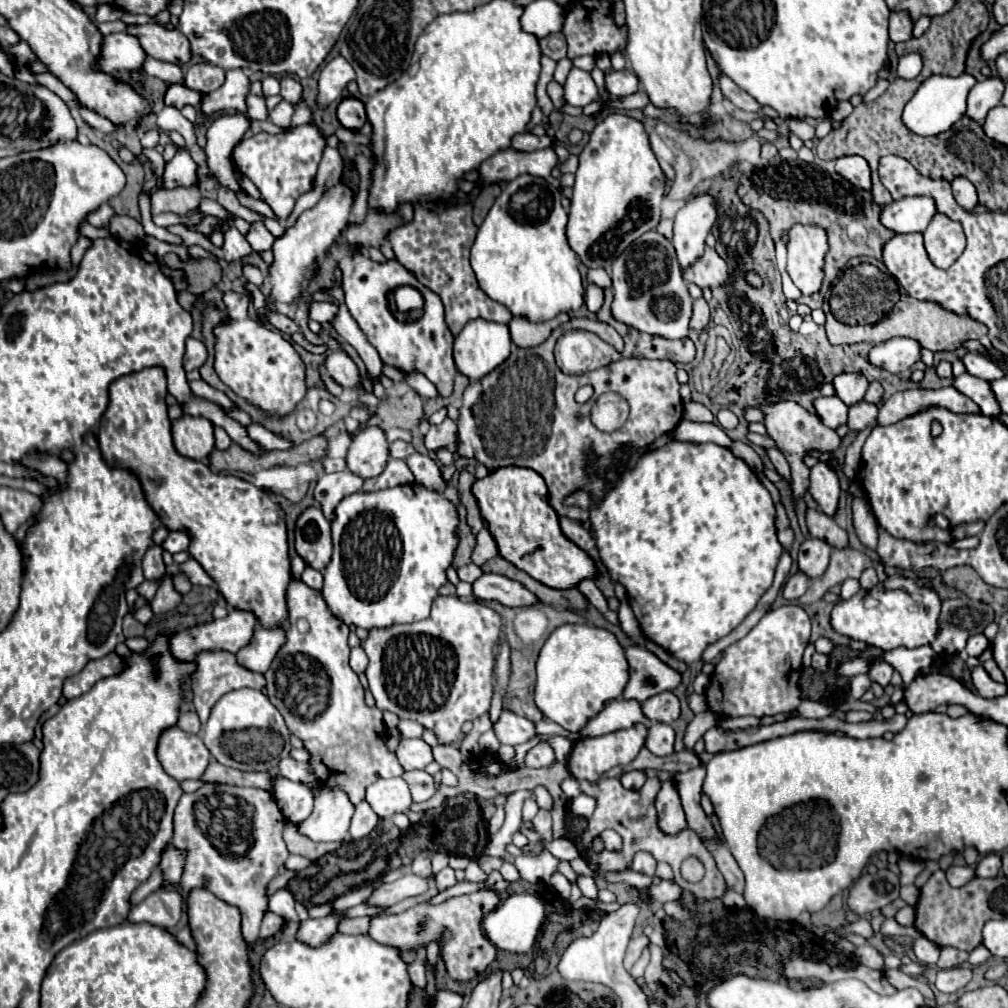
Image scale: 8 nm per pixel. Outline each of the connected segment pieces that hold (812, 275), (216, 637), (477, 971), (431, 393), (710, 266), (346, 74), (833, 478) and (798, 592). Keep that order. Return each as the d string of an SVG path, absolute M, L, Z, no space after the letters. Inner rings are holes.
M796 224L788 232L788 274L802 294L820 290L824 254L828 250L824 230L818 226Z
M230 608L228 616L222 620L214 620L210 624L202 624L202 626L194 626L188 630L182 630L178 634L174 634L170 638L170 646L172 646L172 654L174 658L180 660L194 660L202 650L228 650L228 652L238 652L240 648L248 646L254 634L254 628L258 624L258 618L248 612L248 610L238 610L238 608Z
M478 890L474 894L446 900L440 906L432 906L432 904L422 902L422 904L416 904L416 906L400 912L400 914L374 916L370 920L368 934L376 942L398 946L404 952L418 948L420 944L428 944L430 940L438 940L450 978L460 980L460 982L470 982L470 980L478 980L486 972L486 968L496 960L498 950L492 942L488 942L480 924L482 924L484 914L488 910L494 910L498 904L500 904L500 898L494 890ZM444 930L450 932L450 938L446 944L442 944L442 940L440 940Z
M420 372L406 374L404 382L406 382L416 394L420 394L420 396L424 396L424 398L434 398L434 396L438 394L438 392L436 392L436 386L434 386L424 374L420 374Z
M706 248L706 252L694 264L682 270L682 274L688 282L694 282L700 288L714 288L728 280L728 266L714 248Z
M336 56L334 60L330 60L320 72L318 104L322 106L336 100L352 80L356 80L356 72L348 60L344 60L342 56Z
M816 464L812 468L812 478L810 478L810 494L820 506L824 514L834 518L838 510L838 500L840 500L840 480L836 472L828 464Z
M796 572L784 584L784 598L798 600L808 588L810 588L810 578L804 572Z

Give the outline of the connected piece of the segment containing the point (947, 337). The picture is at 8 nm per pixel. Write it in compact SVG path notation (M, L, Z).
M902 294L900 302L896 302L896 306L892 308L892 314L888 314L888 318L884 318L884 322L876 322L876 324L849 326L838 322L830 310L828 297L825 298L822 309L826 316L824 328L826 328L830 344L834 344L834 346L838 346L838 344L854 344L854 342L876 344L876 342L884 342L884 340L900 336L900 338L912 338L922 348L928 348L928 350L936 352L936 350L954 350L966 340L980 340L982 336L988 334L988 328L982 322L972 320L970 316L960 316L960 314L948 312L936 302L914 300L908 294Z

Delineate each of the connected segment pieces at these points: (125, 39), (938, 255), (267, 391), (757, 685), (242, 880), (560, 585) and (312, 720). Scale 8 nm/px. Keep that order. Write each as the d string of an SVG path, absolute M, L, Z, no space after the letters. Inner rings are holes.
M110 34L102 40L100 54L96 56L96 70L112 74L112 72L124 72L142 68L146 54L140 50L140 44L130 34Z
M934 214L922 236L924 236L926 252L932 264L938 268L952 266L960 258L966 246L962 226L950 220L946 214Z
M224 294L226 314L232 318L232 322L222 324L214 330L218 336L214 368L220 380L230 386L238 396L246 398L250 404L262 408L268 414L286 416L306 394L304 364L280 332L274 332L268 326L260 326L258 322L248 320L250 302L252 298L248 294Z
M786 604L774 610L768 610L762 620L738 642L730 644L722 658L714 664L714 674L710 676L710 684L706 688L706 702L714 714L722 714L728 718L740 716L774 716L786 710L800 706L800 670L802 670L802 654L810 643L810 616L796 604Z
M206 784L192 794L184 794L174 812L172 846L184 854L180 890L188 894L194 888L206 888L226 904L236 906L242 914L244 940L250 944L258 938L262 916L268 910L268 886L288 858L288 850L282 840L284 824L286 820L272 794L256 788L238 788L228 784Z
M516 466L496 470L496 474L476 480L472 492L478 500L484 520L490 524L490 532L496 540L500 556L512 562L516 568L558 590L576 588L582 580L594 580L598 576L594 560L560 530L558 514L548 502L546 484L534 470Z
M290 582L286 592L286 604L288 604L288 626L286 626L286 644L278 650L272 666L268 668L266 676L266 688L270 702L280 710L280 714L286 720L288 730L298 736L304 742L304 748L312 752L312 769L318 776L318 788L312 788L314 797L322 786L336 786L342 788L356 804L364 800L364 790L372 782L380 778L392 778L402 776L404 768L400 766L396 754L386 750L386 738L388 730L382 722L382 712L374 706L366 706L364 702L364 688L358 680L358 674L348 664L348 626L344 626L338 618L332 618L328 614L328 608L324 606L324 598L320 598L318 590L312 590L304 586L304 582ZM290 698L304 698L290 708Z

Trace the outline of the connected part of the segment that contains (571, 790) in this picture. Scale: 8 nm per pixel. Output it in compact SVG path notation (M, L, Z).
M574 776L566 778L566 780L562 782L562 792L564 792L568 798L576 798L576 796L580 796L580 794L582 794L580 782L578 782Z

